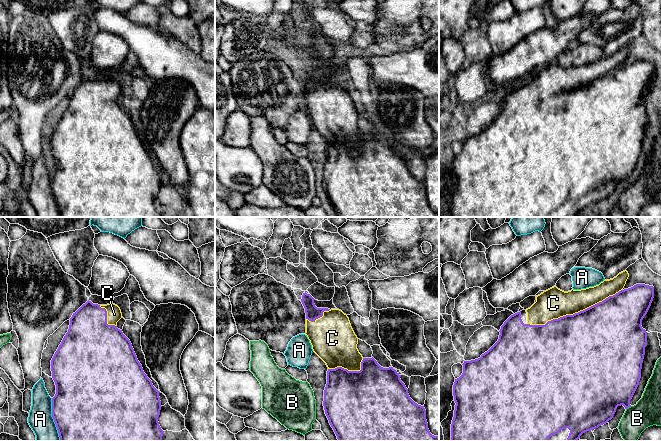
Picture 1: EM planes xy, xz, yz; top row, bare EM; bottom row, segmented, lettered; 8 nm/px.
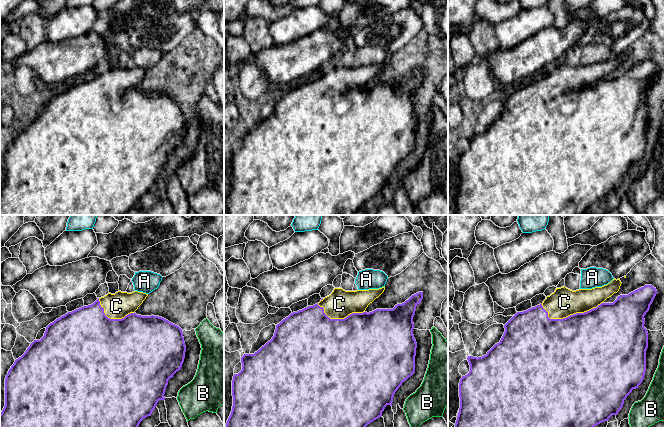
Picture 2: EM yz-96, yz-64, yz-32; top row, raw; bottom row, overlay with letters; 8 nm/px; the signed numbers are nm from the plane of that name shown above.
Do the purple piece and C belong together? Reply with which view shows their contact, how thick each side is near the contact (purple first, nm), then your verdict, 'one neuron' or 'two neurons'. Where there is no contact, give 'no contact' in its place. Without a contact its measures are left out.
meets purple in yz; 500 nm thick on the purple side, 240 nm on the other; one neuron

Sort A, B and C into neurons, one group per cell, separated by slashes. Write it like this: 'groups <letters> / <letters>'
groups A / B / C

